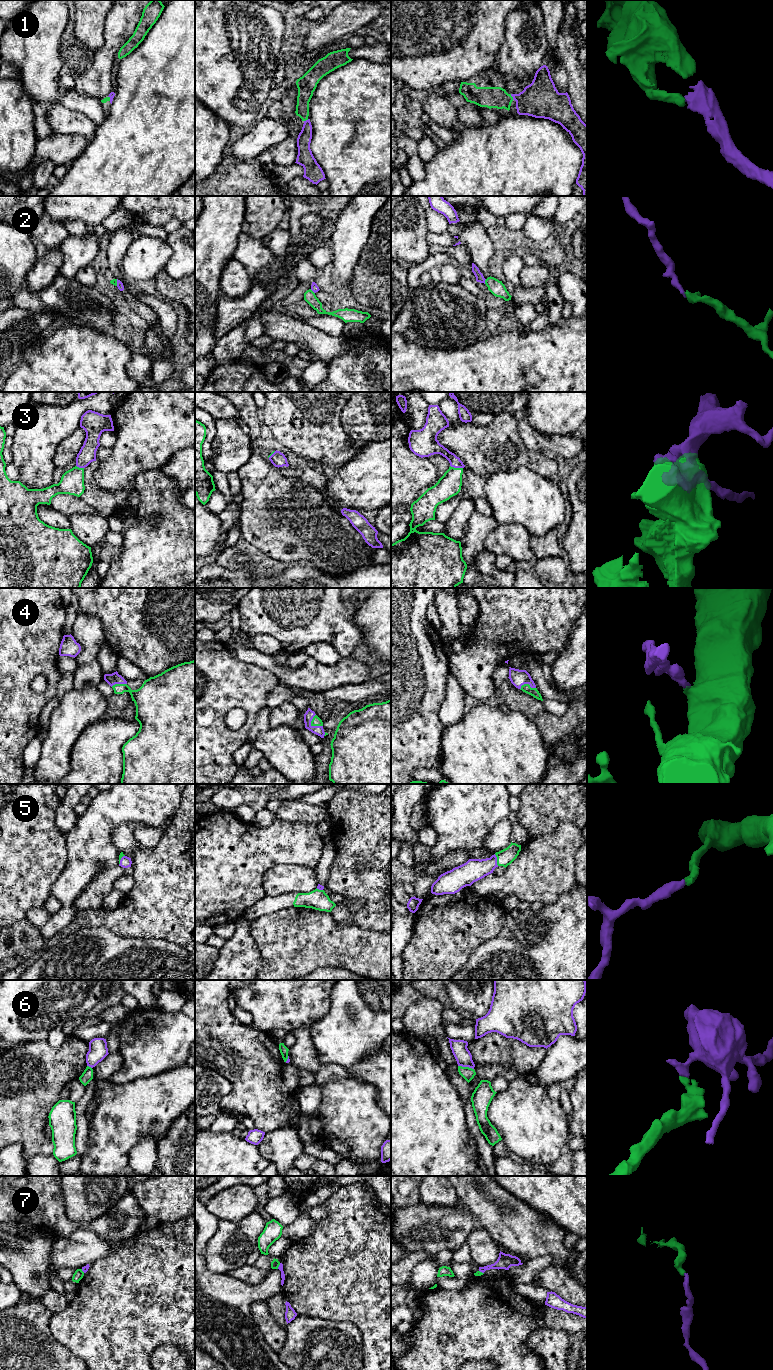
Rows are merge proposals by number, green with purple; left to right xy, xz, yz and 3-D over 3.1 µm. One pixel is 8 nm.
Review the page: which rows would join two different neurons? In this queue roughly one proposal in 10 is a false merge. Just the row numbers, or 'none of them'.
2, 6, 7

